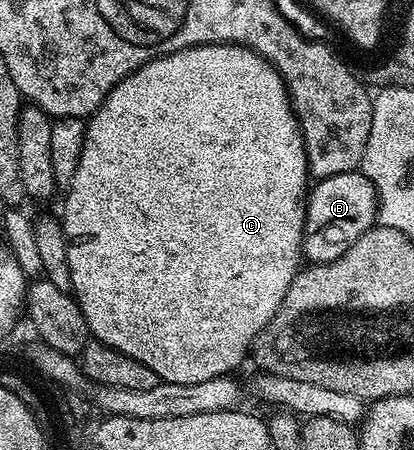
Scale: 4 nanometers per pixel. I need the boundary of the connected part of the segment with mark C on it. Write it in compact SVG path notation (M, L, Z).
M199 43L196 47L184 47L181 51L175 51L169 55L159 55L157 59L149 59L137 71L126 76L121 83L114 85L114 89L102 101L100 108L87 120L84 129L82 155L78 157L78 169L66 188L68 196L64 199L62 222L64 225L64 239L68 243L70 281L72 282L71 294L86 317L91 338L110 345L138 361L142 361L142 365L150 365L150 369L154 369L154 373L158 373L158 377L166 383L190 385L191 383L210 381L219 375L232 373L232 370L243 359L247 360L249 358L253 343L259 337L261 329L270 321L270 317L274 317L278 305L282 305L282 297L286 297L286 289L290 289L292 279L301 266L302 244L304 242L304 208L309 190L308 155L304 152L304 138L300 132L300 122L296 119L295 111L292 110L292 101L288 97L288 89L284 85L284 79L267 59L263 59L256 51L251 51L249 47L238 43Z

